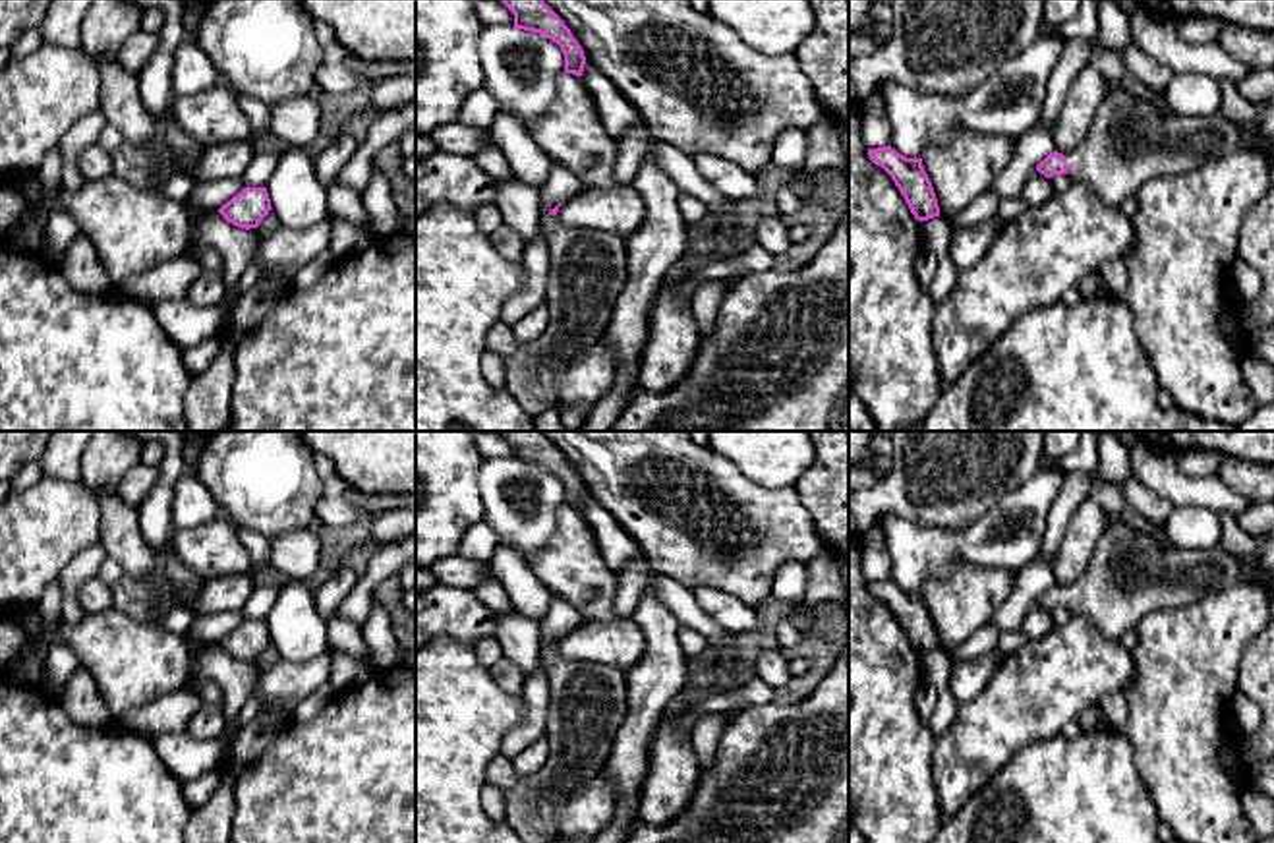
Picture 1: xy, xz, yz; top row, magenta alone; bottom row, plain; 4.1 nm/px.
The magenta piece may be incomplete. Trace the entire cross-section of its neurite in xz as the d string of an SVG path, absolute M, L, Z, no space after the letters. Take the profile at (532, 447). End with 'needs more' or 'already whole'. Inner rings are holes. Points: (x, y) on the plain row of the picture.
M499 431L514 447L514 462L534 464L557 476L565 487L565 505L582 509L586 489L565 454L543 431Z; already whole

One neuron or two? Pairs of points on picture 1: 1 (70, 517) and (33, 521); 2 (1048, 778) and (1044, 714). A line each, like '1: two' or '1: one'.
1: one
2: two

